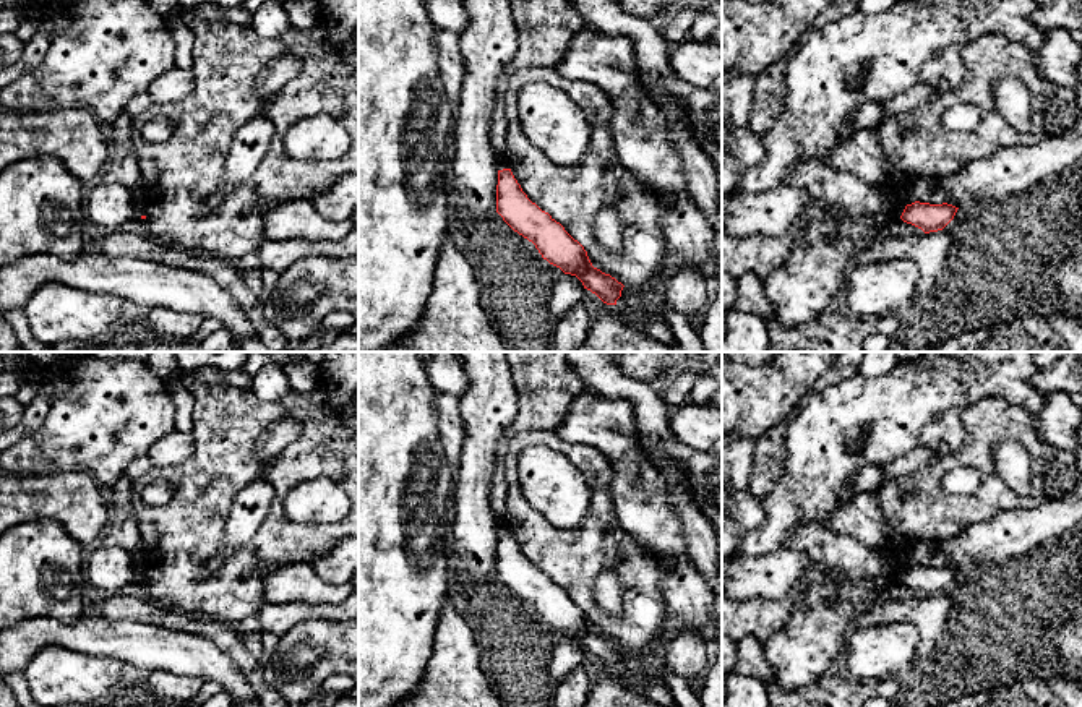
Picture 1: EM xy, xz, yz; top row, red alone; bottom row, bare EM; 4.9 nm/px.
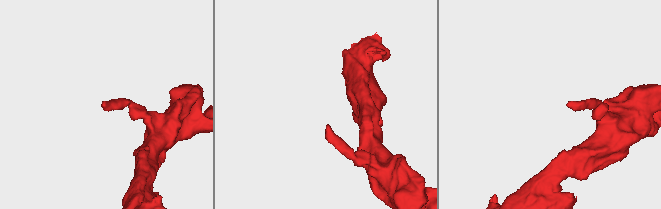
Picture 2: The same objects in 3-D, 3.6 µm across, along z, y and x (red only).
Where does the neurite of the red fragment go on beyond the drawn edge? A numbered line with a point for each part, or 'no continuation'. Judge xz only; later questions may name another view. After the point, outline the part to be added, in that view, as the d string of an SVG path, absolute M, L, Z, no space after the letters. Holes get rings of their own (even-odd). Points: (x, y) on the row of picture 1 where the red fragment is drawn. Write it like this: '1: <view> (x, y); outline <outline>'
1: xz (545, 28); outline M509 0L517 28L517 52L501 71L492 114L490 143L498 170L509 169L506 161L506 105L509 76L526 68L553 68L566 55L586 19L571 0Z

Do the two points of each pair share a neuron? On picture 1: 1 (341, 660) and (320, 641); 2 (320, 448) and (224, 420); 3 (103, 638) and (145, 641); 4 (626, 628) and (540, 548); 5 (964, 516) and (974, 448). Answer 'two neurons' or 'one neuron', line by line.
1: one neuron
2: one neuron
3: one neuron
4: one neuron
5: one neuron

